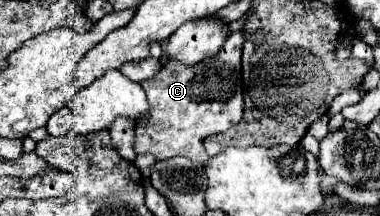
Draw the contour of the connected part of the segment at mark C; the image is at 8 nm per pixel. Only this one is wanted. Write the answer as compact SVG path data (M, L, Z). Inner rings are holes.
M238 31L226 39L216 57L202 61L192 69L184 69L172 59L166 61L154 79L142 83L148 95L150 115L136 121L134 151L138 155L150 153L158 161L182 155L192 161L204 163L208 159L204 139L208 135L216 135L234 127L242 119L244 87L240 79L240 55L242 37Z

